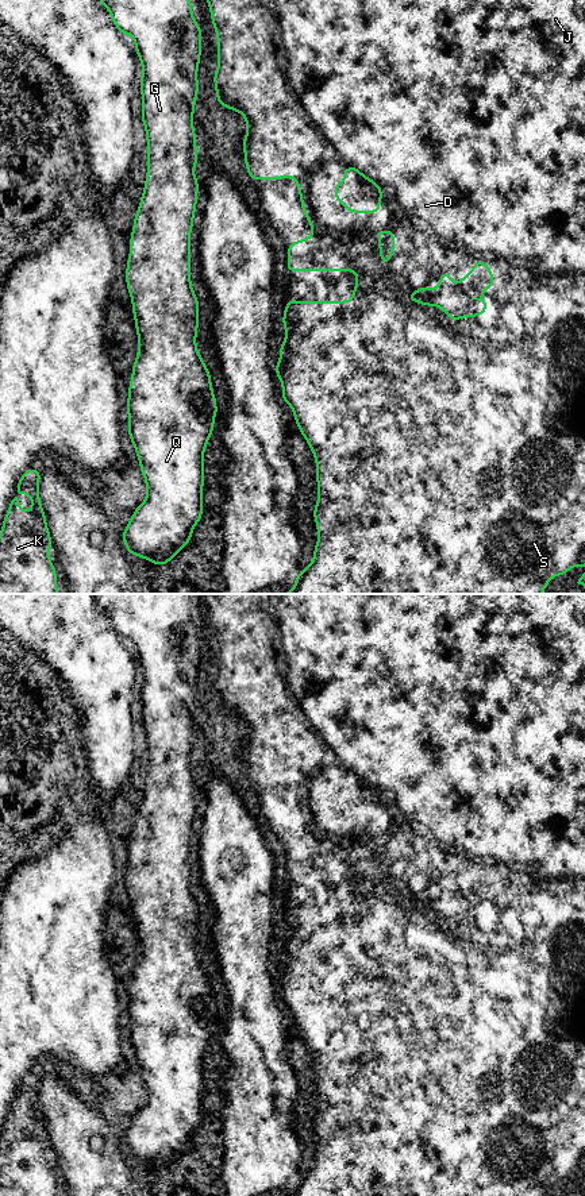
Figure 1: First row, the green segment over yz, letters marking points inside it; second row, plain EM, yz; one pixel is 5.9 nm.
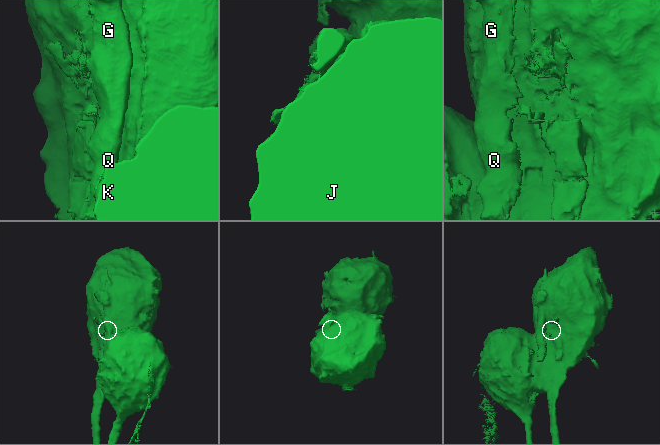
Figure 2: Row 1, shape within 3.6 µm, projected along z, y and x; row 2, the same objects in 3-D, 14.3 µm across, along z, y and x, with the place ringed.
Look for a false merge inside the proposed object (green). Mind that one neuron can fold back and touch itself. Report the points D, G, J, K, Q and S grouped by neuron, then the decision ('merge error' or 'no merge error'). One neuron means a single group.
D G J Q S / K; merge error

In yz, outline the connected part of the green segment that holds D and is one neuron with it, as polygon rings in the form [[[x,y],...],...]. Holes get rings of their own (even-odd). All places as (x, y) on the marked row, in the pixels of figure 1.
[[[208,0],[208,4],[209,4],[209,9],[211,9],[211,19],[212,19],[212,23],[213,23],[213,26],[215,26],[215,31],[216,31],[216,35],[218,35],[218,57],[219,57],[219,63],[218,63],[218,70],[216,70],[216,73],[215,73],[215,74],[213,74],[213,82],[215,82],[215,88],[216,88],[216,94],[218,94],[218,105],[224,105],[224,107],[226,107],[226,108],[228,108],[228,109],[235,109],[235,111],[238,111],[238,112],[239,112],[239,113],[240,113],[240,115],[243,115],[243,116],[245,116],[245,117],[246,117],[246,121],[247,121],[247,132],[246,132],[246,138],[245,138],[245,139],[243,139],[243,140],[242,140],[242,146],[243,146],[243,148],[245,148],[245,162],[246,162],[246,167],[247,167],[247,174],[249,174],[249,175],[250,175],[250,177],[251,177],[251,180],[255,180],[255,181],[258,181],[258,180],[262,180],[262,178],[268,178],[268,180],[281,180],[281,178],[284,178],[284,177],[292,177],[292,178],[295,178],[295,180],[296,180],[296,181],[297,181],[297,189],[299,189],[299,193],[300,193],[300,197],[301,197],[301,208],[303,208],[303,212],[304,212],[304,213],[305,213],[305,217],[307,217],[307,220],[308,220],[308,221],[309,221],[309,224],[311,224],[311,227],[312,227],[312,229],[313,229],[313,232],[312,232],[312,235],[311,235],[311,238],[309,238],[309,239],[301,239],[301,240],[299,240],[299,242],[293,242],[293,243],[290,243],[290,244],[288,244],[288,246],[286,246],[286,250],[288,250],[288,252],[289,252],[289,259],[288,259],[288,265],[286,265],[286,267],[285,267],[285,270],[286,270],[286,271],[355,271],[355,273],[357,273],[357,286],[355,286],[355,288],[354,288],[354,289],[353,289],[353,292],[351,292],[351,293],[353,293],[353,300],[351,300],[351,301],[350,301],[350,302],[351,302],[351,305],[350,305],[350,308],[349,308],[349,355],[350,355],[350,358],[351,358],[351,360],[353,360],[353,366],[354,366],[354,371],[355,371],[355,373],[357,373],[357,375],[355,375],[355,377],[354,377],[354,378],[353,378],[353,379],[351,379],[351,383],[350,383],[350,386],[349,386],[349,389],[347,389],[347,390],[342,390],[342,391],[340,391],[340,390],[338,390],[338,393],[342,393],[342,394],[345,394],[345,396],[347,396],[347,397],[349,397],[349,404],[347,404],[347,405],[340,405],[340,404],[339,404],[339,402],[336,402],[336,404],[334,404],[334,406],[332,406],[332,413],[334,413],[334,414],[345,414],[345,413],[346,413],[346,412],[349,412],[349,413],[351,413],[351,414],[361,414],[361,416],[362,416],[362,427],[363,427],[363,428],[366,428],[366,429],[367,429],[367,444],[366,444],[366,445],[365,445],[365,447],[363,447],[363,448],[362,448],[362,454],[361,454],[361,455],[359,455],[359,456],[357,456],[357,458],[355,458],[355,460],[354,460],[354,462],[353,462],[353,463],[350,463],[350,464],[349,464],[349,471],[347,471],[347,478],[346,478],[346,479],[345,479],[345,481],[342,481],[342,482],[339,482],[339,483],[338,483],[338,491],[336,491],[336,494],[335,494],[335,495],[334,495],[334,505],[335,505],[335,510],[334,510],[334,532],[335,532],[335,535],[336,535],[336,537],[338,537],[338,539],[336,539],[336,541],[335,541],[335,543],[334,543],[334,553],[338,553],[338,552],[345,552],[345,553],[347,553],[347,555],[349,555],[349,558],[350,558],[350,562],[351,562],[351,563],[370,563],[370,564],[372,564],[372,566],[373,566],[373,568],[372,568],[372,572],[370,572],[370,576],[369,576],[369,579],[367,579],[367,582],[369,582],[369,586],[367,586],[367,587],[366,587],[366,590],[365,590],[365,593],[363,593],[363,594],[542,594],[542,593],[543,593],[543,590],[544,590],[544,589],[546,589],[546,586],[547,586],[547,583],[549,583],[549,580],[550,580],[550,579],[551,579],[551,578],[553,578],[553,576],[558,576],[558,575],[563,575],[563,574],[566,574],[566,572],[569,572],[569,571],[570,571],[570,568],[571,568],[571,567],[573,567],[573,564],[574,564],[574,563],[576,563],[576,564],[577,564],[577,566],[578,566],[578,567],[581,567],[581,568],[585,568],[585,0]],[[347,166],[350,166],[350,167],[353,167],[353,169],[355,169],[355,170],[357,170],[357,173],[359,173],[359,174],[361,174],[361,177],[363,177],[363,178],[366,178],[366,180],[369,180],[369,181],[370,181],[370,182],[372,182],[372,184],[373,184],[373,185],[376,185],[376,186],[377,186],[377,188],[378,188],[378,189],[380,189],[380,190],[381,190],[381,193],[382,193],[382,194],[381,194],[381,196],[380,196],[380,197],[378,197],[378,209],[377,209],[377,211],[376,211],[376,212],[370,212],[370,211],[366,211],[366,212],[359,212],[359,211],[350,211],[350,209],[349,209],[349,208],[347,208],[347,204],[343,204],[343,202],[342,202],[342,198],[339,198],[339,197],[336,197],[336,196],[335,196],[335,188],[336,188],[336,186],[338,186],[338,185],[345,185],[345,184],[346,184],[346,167],[347,167]],[[384,229],[386,229],[386,231],[388,231],[388,232],[390,232],[390,234],[392,234],[392,236],[393,236],[393,247],[392,247],[392,250],[390,250],[390,251],[389,251],[389,279],[388,279],[388,281],[384,281],[384,279],[382,279],[382,278],[381,278],[381,275],[382,275],[382,271],[384,271],[384,262],[382,262],[382,259],[381,259],[381,239],[380,239],[380,236],[378,236],[378,234],[380,234],[380,232],[381,232],[381,231],[384,231]],[[401,247],[404,247],[404,248],[405,248],[405,270],[404,270],[404,271],[401,271],[401,270],[400,270],[400,248],[401,248]],[[443,256],[444,256],[444,258],[446,258],[446,261],[447,261],[447,263],[449,263],[449,281],[450,281],[450,282],[451,282],[451,283],[453,283],[453,285],[455,285],[455,286],[458,286],[458,285],[459,285],[459,283],[461,283],[461,282],[462,282],[462,281],[463,281],[463,279],[466,279],[466,278],[467,278],[467,277],[469,277],[469,275],[470,275],[470,274],[472,274],[472,273],[473,273],[473,271],[474,271],[474,270],[476,270],[476,263],[477,263],[477,262],[478,262],[478,261],[482,261],[482,262],[484,262],[484,263],[485,263],[485,266],[486,266],[486,271],[489,271],[489,273],[490,273],[490,277],[492,277],[492,286],[490,286],[490,288],[482,288],[482,289],[481,289],[481,296],[480,296],[480,297],[478,297],[478,298],[472,298],[472,300],[478,300],[478,301],[484,301],[484,302],[485,302],[485,304],[486,304],[486,308],[485,308],[485,310],[484,310],[484,312],[481,312],[481,313],[480,313],[480,315],[461,315],[461,316],[459,316],[459,319],[458,319],[458,320],[454,320],[454,319],[453,319],[453,317],[451,317],[451,316],[450,316],[450,315],[449,315],[449,313],[447,313],[447,312],[446,312],[446,310],[444,310],[444,308],[443,308],[443,305],[440,305],[440,304],[426,304],[426,302],[422,302],[422,301],[412,301],[412,300],[408,300],[408,298],[407,298],[407,294],[408,294],[408,293],[419,293],[419,292],[420,292],[420,290],[422,290],[422,289],[423,289],[423,288],[426,288],[426,289],[428,289],[428,290],[438,290],[438,289],[439,289],[439,288],[440,288],[440,286],[442,286],[442,258],[443,258]]]

